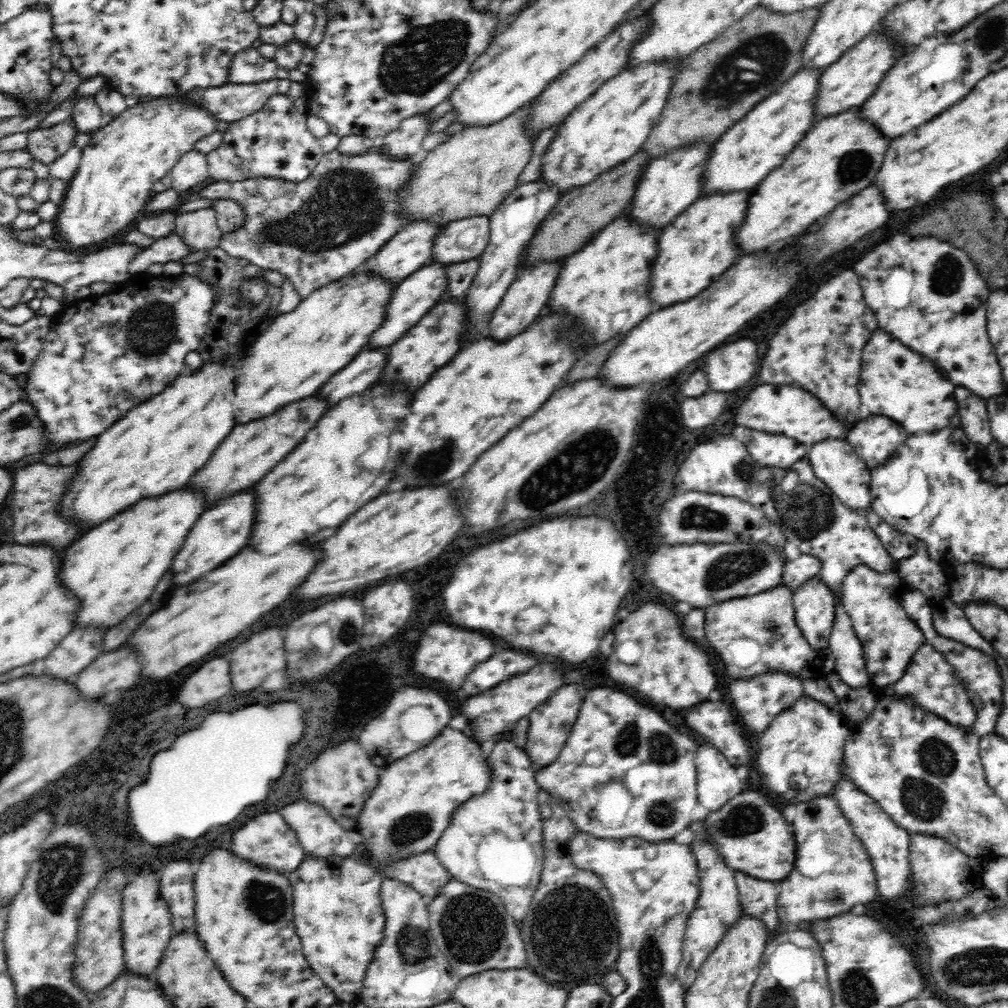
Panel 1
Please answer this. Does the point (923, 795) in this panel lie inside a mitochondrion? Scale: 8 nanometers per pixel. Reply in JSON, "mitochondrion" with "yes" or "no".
{"mitochondrion":"yes"}

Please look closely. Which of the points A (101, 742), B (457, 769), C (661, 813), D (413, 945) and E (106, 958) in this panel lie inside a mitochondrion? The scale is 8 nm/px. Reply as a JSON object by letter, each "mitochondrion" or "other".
{"A":"other","B":"other","C":"mitochondrion","D":"mitochondrion","E":"other"}

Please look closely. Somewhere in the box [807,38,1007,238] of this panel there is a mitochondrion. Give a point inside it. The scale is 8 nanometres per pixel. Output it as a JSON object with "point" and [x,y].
{"point":[854,166]}

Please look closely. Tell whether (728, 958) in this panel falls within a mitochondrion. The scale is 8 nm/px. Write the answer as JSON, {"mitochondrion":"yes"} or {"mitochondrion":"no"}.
{"mitochondrion":"no"}

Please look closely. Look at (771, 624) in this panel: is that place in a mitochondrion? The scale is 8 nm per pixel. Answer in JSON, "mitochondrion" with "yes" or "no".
{"mitochondrion":"yes"}

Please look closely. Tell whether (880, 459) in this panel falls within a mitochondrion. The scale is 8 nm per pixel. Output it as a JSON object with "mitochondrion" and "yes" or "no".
{"mitochondrion":"no"}

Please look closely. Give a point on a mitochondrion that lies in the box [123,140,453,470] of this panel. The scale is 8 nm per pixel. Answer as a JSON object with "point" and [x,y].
{"point":[348,203]}

